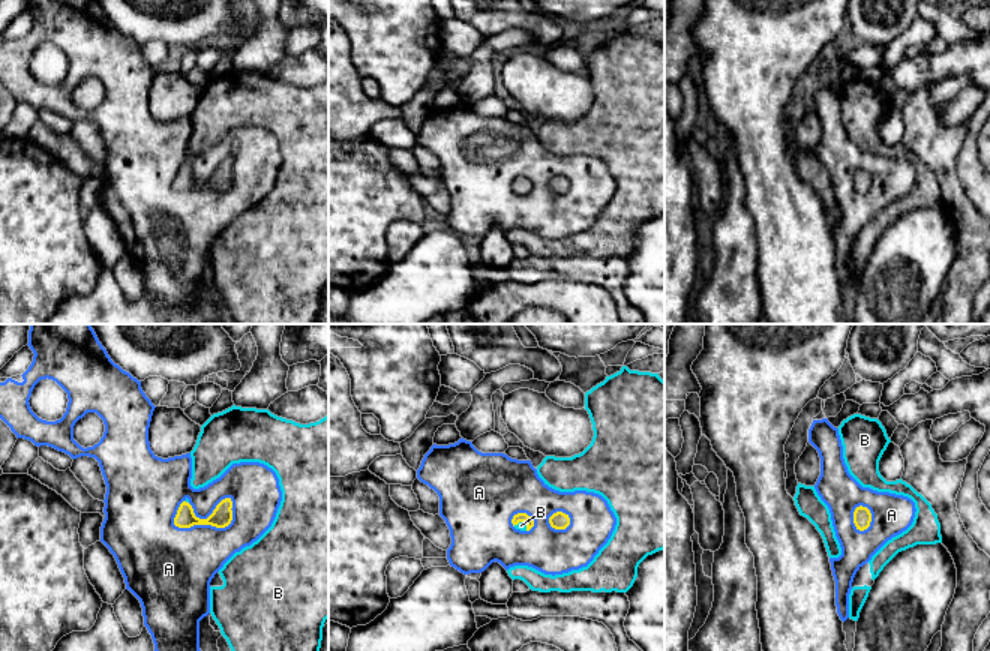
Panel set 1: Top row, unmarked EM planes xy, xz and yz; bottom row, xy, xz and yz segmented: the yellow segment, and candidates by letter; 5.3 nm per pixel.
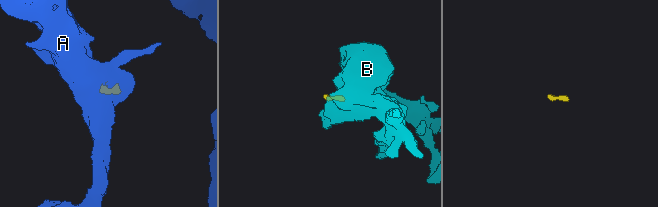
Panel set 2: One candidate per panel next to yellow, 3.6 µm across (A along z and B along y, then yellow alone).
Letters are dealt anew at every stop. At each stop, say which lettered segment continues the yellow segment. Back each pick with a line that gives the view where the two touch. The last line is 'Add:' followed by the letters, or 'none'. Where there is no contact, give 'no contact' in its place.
B: contact in xz
Add: B

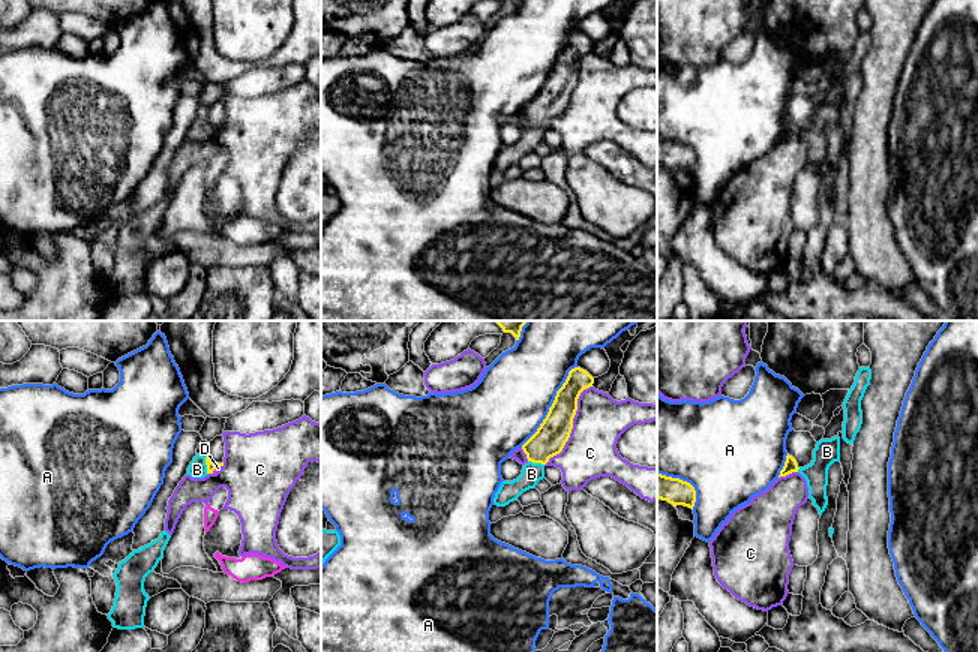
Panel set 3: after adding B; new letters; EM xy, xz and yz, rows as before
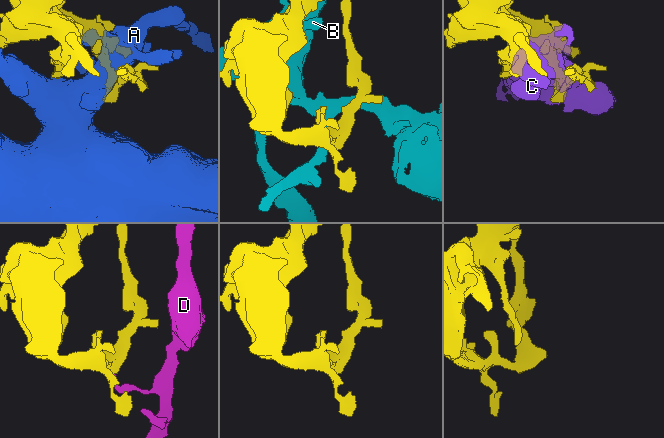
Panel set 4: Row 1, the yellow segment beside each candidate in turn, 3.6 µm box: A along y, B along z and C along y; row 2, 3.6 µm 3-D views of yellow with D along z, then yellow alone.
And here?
B: contact in xy
Add: B

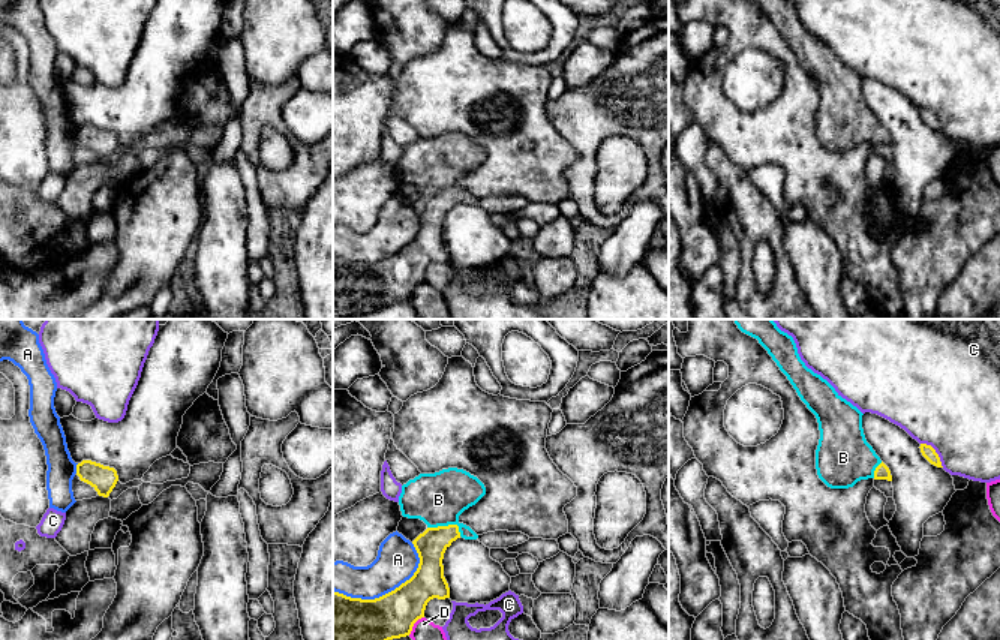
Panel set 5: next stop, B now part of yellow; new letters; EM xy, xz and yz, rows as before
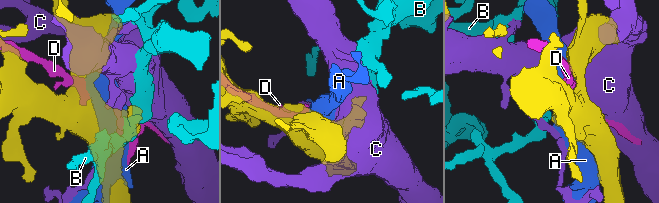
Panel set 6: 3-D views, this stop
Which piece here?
B: contact in xz
Add: B

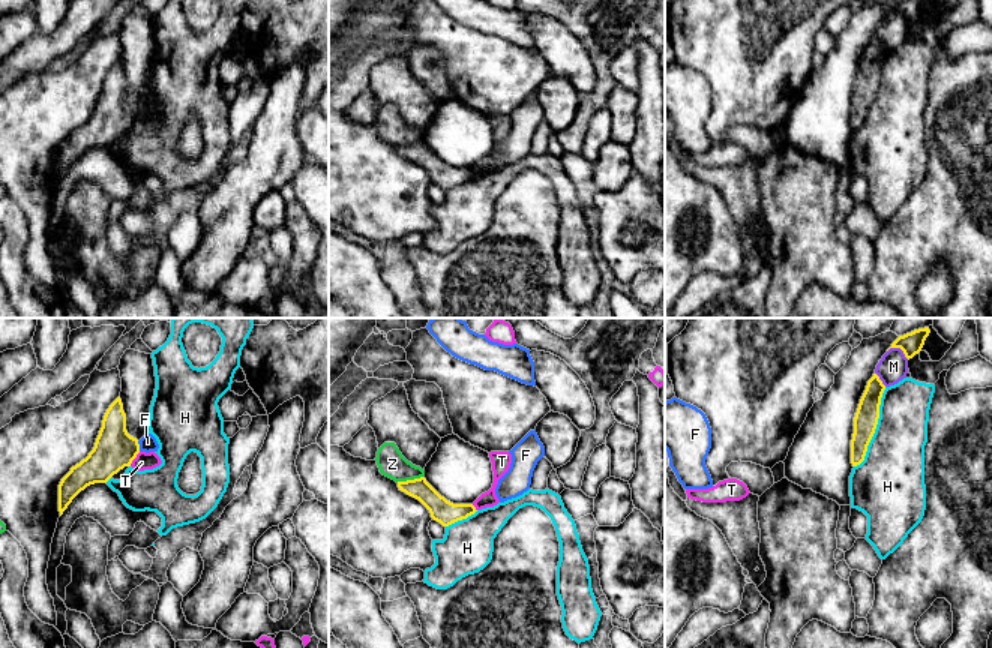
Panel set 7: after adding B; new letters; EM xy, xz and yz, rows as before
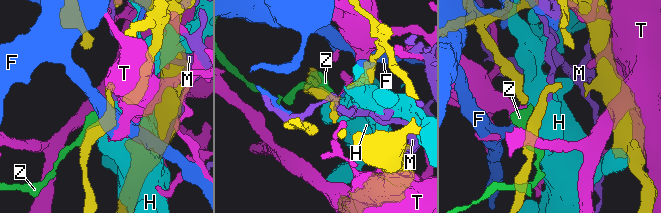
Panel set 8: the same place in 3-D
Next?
Add: none

